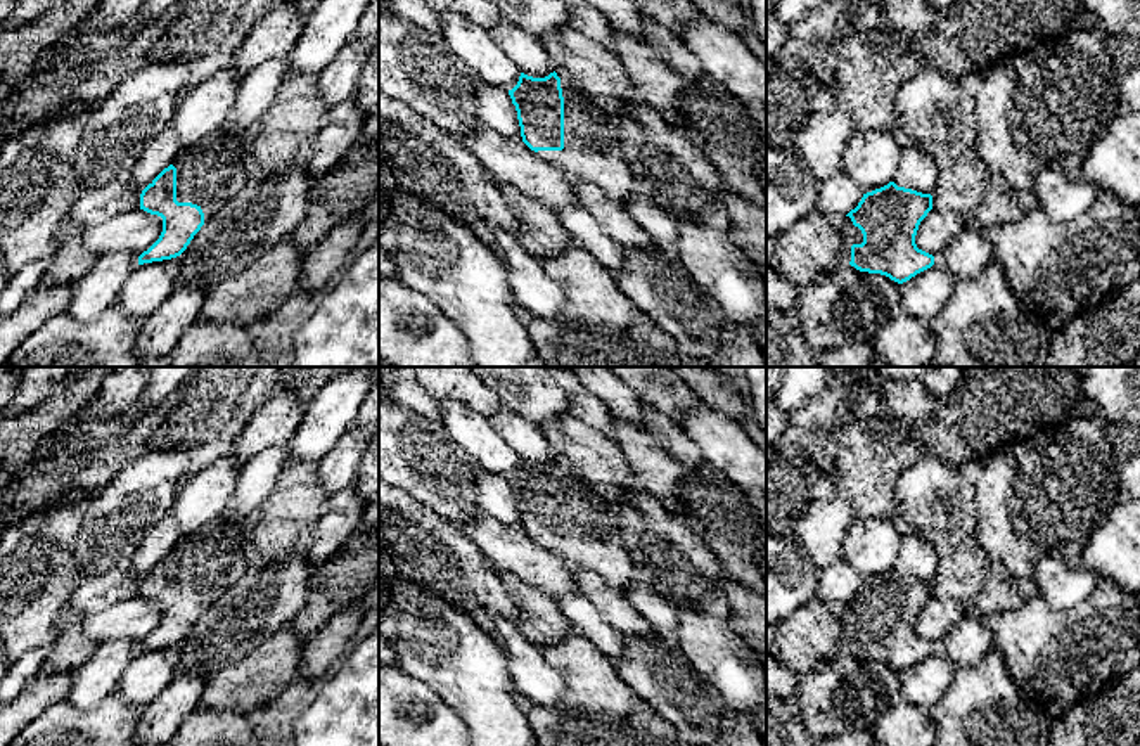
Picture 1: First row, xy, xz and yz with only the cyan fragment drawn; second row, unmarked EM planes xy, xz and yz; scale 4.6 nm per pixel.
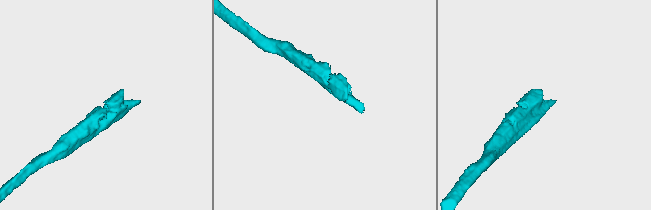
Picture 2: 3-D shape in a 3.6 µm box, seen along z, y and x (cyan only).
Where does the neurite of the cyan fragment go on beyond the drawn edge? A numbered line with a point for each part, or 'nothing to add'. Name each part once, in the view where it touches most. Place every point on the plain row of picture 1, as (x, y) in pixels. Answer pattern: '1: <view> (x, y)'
1: xz (592, 537)

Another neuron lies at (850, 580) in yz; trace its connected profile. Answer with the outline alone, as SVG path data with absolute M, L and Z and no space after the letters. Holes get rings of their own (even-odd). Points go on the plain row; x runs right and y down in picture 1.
M842 557L832 561L822 569L817 595L827 602L844 604L858 594L863 585L858 571Z

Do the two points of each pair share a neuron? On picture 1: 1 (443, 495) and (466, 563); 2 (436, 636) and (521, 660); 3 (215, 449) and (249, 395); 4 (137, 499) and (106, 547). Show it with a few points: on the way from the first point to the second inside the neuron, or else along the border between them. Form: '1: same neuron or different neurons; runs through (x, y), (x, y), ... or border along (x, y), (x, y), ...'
1: different neurons; border along (417, 499), (457, 527)
2: different neurons; border along (499, 644), (516, 688)
3: same neuron; runs through (215, 433), (215, 418), (234, 398)
4: same neuron; runs through (125, 511), (116, 520), (109, 535)

